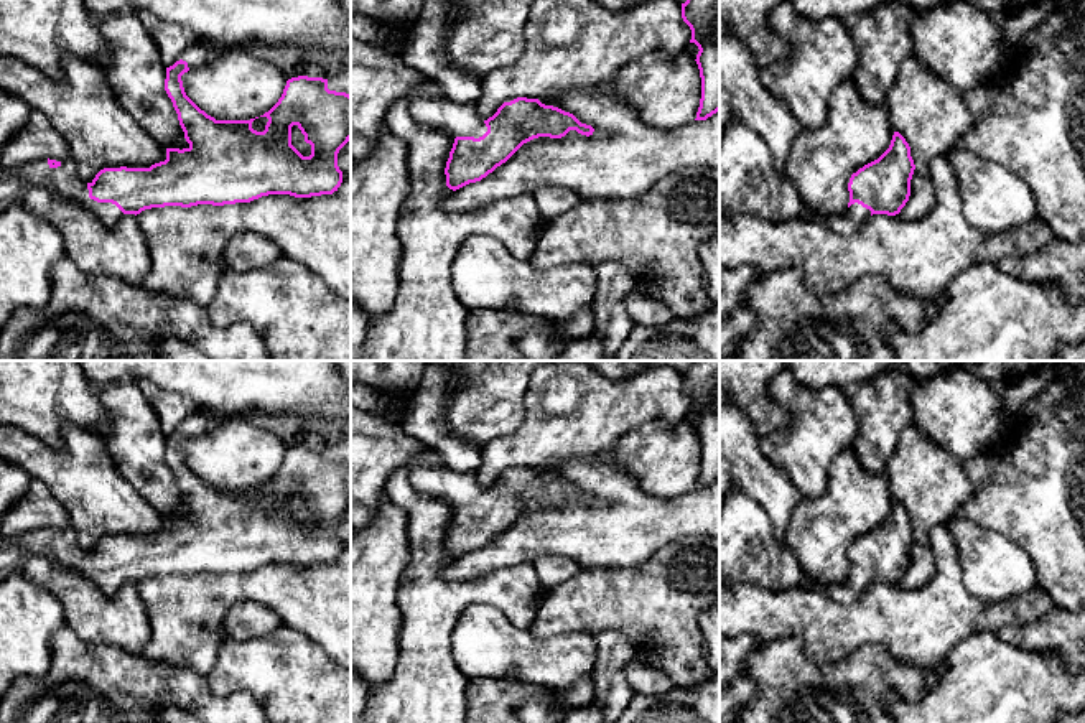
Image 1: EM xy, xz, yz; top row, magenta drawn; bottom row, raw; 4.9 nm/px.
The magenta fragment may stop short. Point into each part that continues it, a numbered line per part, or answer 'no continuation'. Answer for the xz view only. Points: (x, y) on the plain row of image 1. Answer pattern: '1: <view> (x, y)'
1: xz (379, 448)

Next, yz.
1: yz (847, 592)

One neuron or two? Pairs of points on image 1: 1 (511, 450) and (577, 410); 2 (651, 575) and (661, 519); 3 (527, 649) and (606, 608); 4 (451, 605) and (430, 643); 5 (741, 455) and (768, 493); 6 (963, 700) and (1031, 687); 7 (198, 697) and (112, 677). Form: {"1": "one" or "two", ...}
{"1": "one", "2": "two", "3": "two", "4": "one", "5": "one", "6": "one", "7": "one"}

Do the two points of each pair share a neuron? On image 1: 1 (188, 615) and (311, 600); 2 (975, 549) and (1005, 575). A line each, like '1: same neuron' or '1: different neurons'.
1: same neuron
2: same neuron

